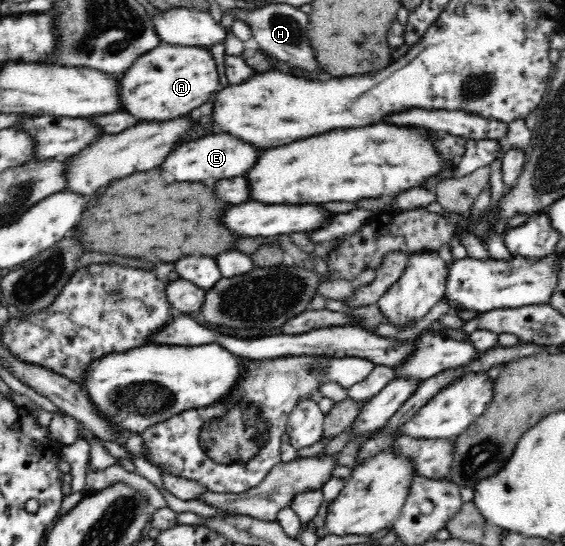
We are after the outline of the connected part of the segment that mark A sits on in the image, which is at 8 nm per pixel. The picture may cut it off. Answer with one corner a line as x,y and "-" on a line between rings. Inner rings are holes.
160,43
140,57
137,63
133,63
133,69
119,79
124,109
140,121
177,119
203,105
215,91
221,89
219,71
209,47

